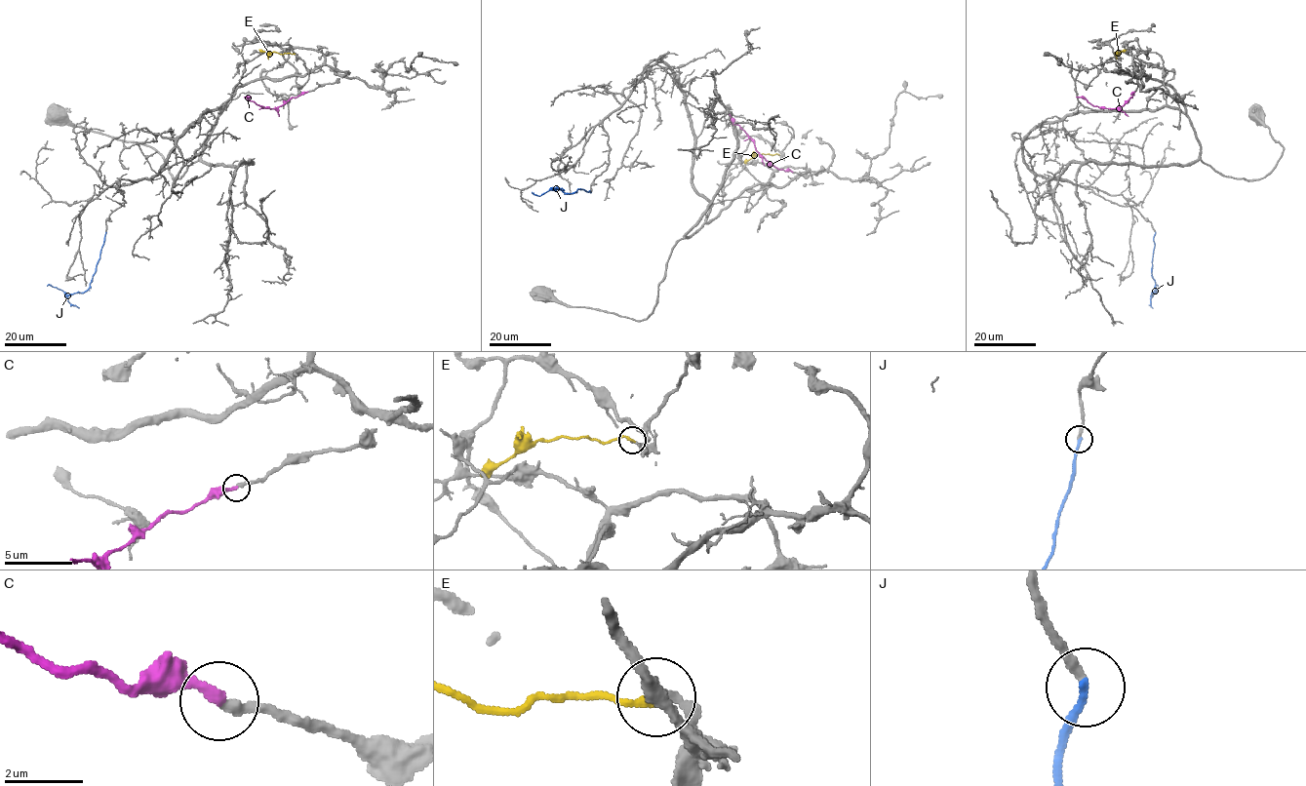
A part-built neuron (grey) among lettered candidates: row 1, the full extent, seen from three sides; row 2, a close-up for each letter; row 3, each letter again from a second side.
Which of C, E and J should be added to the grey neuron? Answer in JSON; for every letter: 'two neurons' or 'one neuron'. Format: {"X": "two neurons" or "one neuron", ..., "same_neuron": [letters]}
{"C": "one neuron", "E": "two neurons", "J": "one neuron", "same_neuron": ["C", "J"]}

